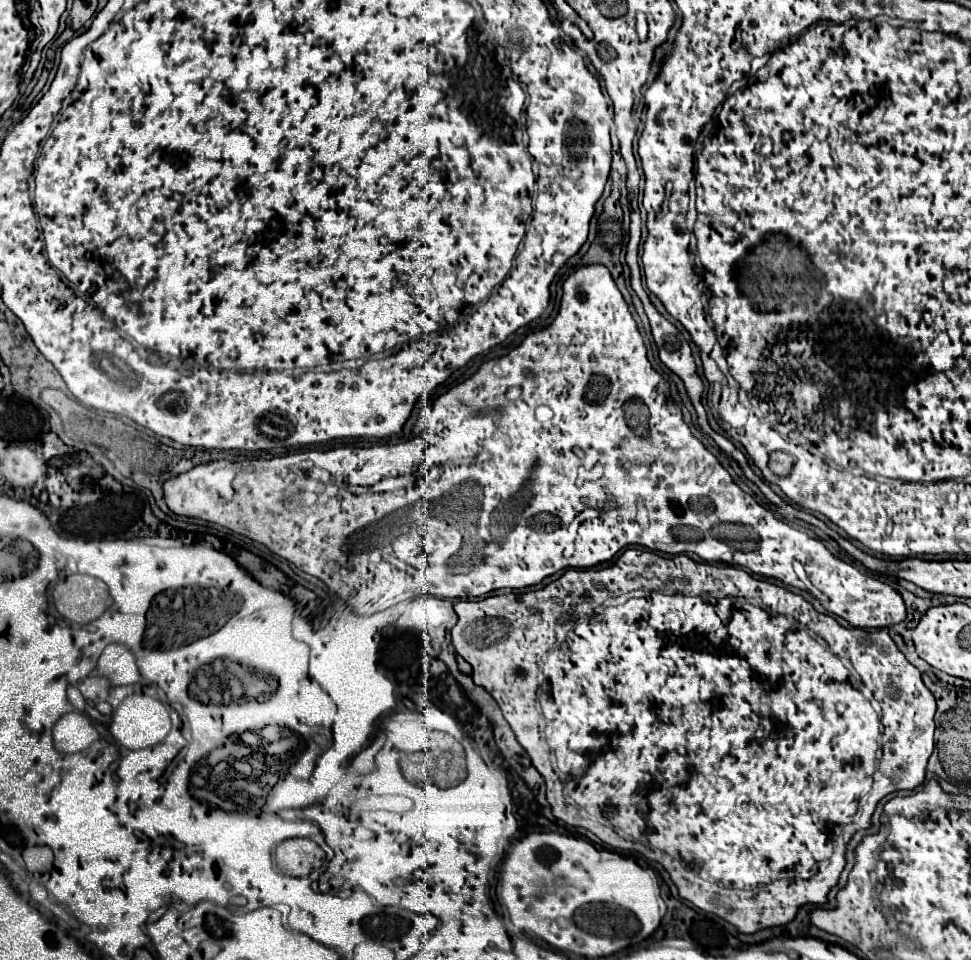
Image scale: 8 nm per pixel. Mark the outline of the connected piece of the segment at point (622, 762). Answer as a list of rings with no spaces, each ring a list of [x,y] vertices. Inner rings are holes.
[[[628,549],[628,551],[624,551],[624,555],[622,555],[622,557],[620,557],[620,559],[618,559],[618,561],[616,561],[616,565],[614,565],[614,569],[610,569],[610,571],[612,571],[612,573],[614,573],[614,575],[616,575],[616,577],[618,577],[618,581],[630,581],[630,579],[642,579],[642,581],[640,581],[640,585],[646,585],[646,581],[644,581],[644,579],[646,579],[646,575],[648,575],[648,581],[652,581],[652,577],[650,577],[650,575],[662,575],[662,577],[660,577],[660,581],[662,581],[662,585],[668,585],[668,581],[676,581],[676,585],[682,585],[682,581],[686,581],[686,585],[690,585],[690,587],[692,587],[692,589],[714,589],[714,591],[718,591],[718,593],[714,593],[714,591],[712,591],[712,593],[704,593],[704,595],[686,595],[686,593],[672,593],[672,591],[652,591],[652,593],[650,593],[650,595],[646,595],[646,597],[644,597],[644,599],[628,599],[628,601],[626,601],[626,603],[624,603],[624,605],[618,605],[618,607],[612,607],[612,605],[608,605],[608,607],[606,607],[606,609],[604,609],[604,611],[602,611],[602,613],[600,613],[600,615],[592,615],[592,611],[594,611],[594,571],[580,571],[580,569],[568,569],[568,571],[566,571],[566,573],[564,573],[564,575],[562,575],[562,577],[560,577],[560,579],[556,579],[556,581],[552,581],[552,583],[548,583],[548,585],[546,585],[546,587],[544,587],[544,589],[538,589],[538,591],[530,591],[530,593],[504,593],[504,595],[494,595],[494,597],[486,597],[486,599],[476,599],[476,601],[458,601],[458,603],[456,603],[456,605],[454,605],[454,611],[456,611],[456,615],[458,615],[458,623],[456,623],[456,625],[454,625],[454,629],[452,629],[452,643],[454,643],[454,647],[456,647],[456,653],[458,653],[458,655],[462,655],[462,657],[464,657],[464,659],[466,659],[466,661],[468,661],[468,663],[470,663],[470,665],[472,665],[472,677],[474,677],[474,681],[476,681],[476,683],[478,683],[478,685],[482,685],[482,687],[484,687],[484,689],[488,689],[488,691],[490,691],[490,693],[492,693],[492,697],[494,697],[494,699],[496,699],[496,701],[498,701],[498,705],[500,705],[500,709],[502,709],[502,713],[504,713],[504,717],[506,717],[506,721],[508,721],[508,723],[510,723],[510,727],[512,727],[512,729],[514,729],[514,733],[516,733],[516,739],[518,739],[518,741],[520,741],[520,745],[522,745],[522,747],[524,747],[524,749],[526,749],[526,751],[528,751],[528,755],[530,755],[530,759],[532,759],[532,763],[534,763],[534,767],[536,767],[536,769],[538,769],[538,771],[540,771],[540,773],[542,773],[542,775],[544,775],[544,779],[546,779],[546,797],[548,797],[548,803],[550,803],[550,805],[552,805],[552,811],[554,811],[554,815],[556,815],[556,817],[558,817],[558,819],[562,819],[562,821],[564,821],[564,823],[568,823],[568,825],[576,825],[576,827],[584,827],[584,829],[588,829],[588,831],[592,831],[592,833],[594,833],[594,835],[598,835],[598,837],[600,837],[600,839],[602,839],[602,841],[604,841],[604,843],[606,843],[606,845],[610,845],[610,847],[614,847],[614,849],[634,849],[634,851],[640,851],[640,853],[642,853],[642,855],[646,855],[646,857],[648,857],[648,859],[652,859],[652,861],[658,861],[658,863],[662,863],[662,865],[664,865],[664,867],[666,867],[666,871],[668,871],[668,873],[670,873],[670,877],[672,877],[672,881],[674,881],[674,883],[676,883],[676,887],[678,887],[678,891],[680,891],[680,897],[684,897],[684,899],[688,899],[688,901],[690,901],[690,903],[692,903],[692,905],[696,905],[696,907],[698,907],[698,909],[702,909],[702,911],[708,911],[708,913],[714,913],[714,915],[718,915],[718,917],[722,917],[722,919],[724,919],[724,921],[728,921],[728,923],[732,923],[732,925],[734,925],[734,927],[736,927],[736,929],[738,929],[738,931],[740,931],[740,933],[756,933],[756,931],[760,931],[760,929],[766,929],[766,927],[776,927],[776,925],[784,925],[784,923],[788,923],[788,921],[792,921],[792,919],[794,919],[794,915],[796,915],[796,911],[798,911],[798,907],[800,907],[800,905],[806,905],[806,903],[812,903],[812,905],[822,905],[822,903],[826,903],[826,895],[828,895],[828,891],[830,891],[830,887],[834,887],[834,885],[836,885],[836,881],[838,881],[838,875],[840,875],[840,873],[842,873],[842,869],[844,869],[844,847],[846,847],[846,843],[848,843],[848,839],[850,839],[850,837],[852,837],[852,835],[854,835],[854,833],[856,833],[856,831],[858,831],[858,829],[866,829],[866,827],[868,827],[868,825],[870,825],[870,817],[872,817],[872,813],[874,813],[874,807],[876,807],[876,805],[878,805],[878,801],[880,801],[880,799],[882,799],[882,797],[886,797],[886,795],[888,795],[888,793],[892,793],[892,791],[902,791],[902,789],[914,789],[914,787],[918,787],[918,785],[920,785],[920,783],[922,783],[922,781],[924,781],[924,775],[926,775],[926,763],[928,763],[928,759],[930,759],[930,755],[932,755],[932,747],[934,747],[934,713],[936,713],[936,701],[934,701],[934,695],[932,695],[932,693],[930,693],[930,691],[928,691],[928,689],[926,689],[926,685],[924,685],[924,683],[922,683],[922,675],[920,675],[920,671],[918,671],[918,669],[916,669],[916,667],[914,667],[914,665],[912,665],[912,663],[908,663],[908,661],[906,661],[906,657],[904,657],[904,655],[902,655],[902,651],[900,651],[900,649],[898,649],[898,647],[896,647],[896,643],[894,643],[894,641],[892,641],[892,637],[890,637],[890,635],[888,635],[888,633],[886,633],[886,631],[866,631],[866,629],[854,629],[854,627],[842,627],[842,625],[840,625],[840,623],[838,623],[838,621],[836,621],[836,619],[834,619],[834,617],[830,617],[830,615],[822,615],[822,613],[816,613],[816,611],[814,611],[814,607],[812,607],[812,605],[810,605],[810,603],[808,603],[808,601],[806,601],[806,599],[804,599],[804,597],[800,597],[800,595],[796,595],[796,593],[792,593],[792,591],[788,591],[788,589],[786,589],[786,587],[778,587],[778,585],[772,585],[772,583],[768,583],[768,581],[760,581],[760,579],[756,579],[756,577],[752,577],[752,575],[750,575],[750,573],[746,573],[746,570],[744,570],[744,569],[742,569],[742,568],[740,568],[740,567],[736,567],[736,566],[734,566],[734,565],[726,565],[726,566],[723,566],[723,567],[716,567],[716,565],[712,565],[712,564],[710,564],[710,563],[707,563],[707,562],[701,562],[701,563],[698,563],[698,561],[694,561],[694,559],[690,559],[690,557],[688,557],[688,555],[686,555],[686,554],[684,554],[684,553],[683,553],[683,554],[679,554],[679,555],[674,555],[674,557],[660,557],[660,555],[656,555],[656,553],[652,553],[652,551],[644,551],[644,549]],[[570,621],[574,621],[574,625],[570,625],[570,629],[564,629],[564,625],[566,625],[566,623],[570,623]],[[574,627],[584,627],[584,631],[592,631],[592,633],[584,633],[584,635],[594,635],[594,639],[586,639],[586,637],[584,637],[584,639],[578,639],[578,643],[582,643],[582,645],[584,645],[584,643],[586,643],[586,645],[588,645],[588,643],[592,643],[592,645],[594,645],[594,647],[592,647],[592,653],[590,653],[590,655],[594,655],[594,657],[592,657],[592,659],[582,659],[582,657],[576,657],[576,655],[574,655],[574,651],[572,651],[572,643],[574,643],[574,641],[572,641],[572,637],[574,637],[574,635],[572,635],[572,629],[574,629]],[[560,631],[564,631],[564,637],[558,637],[558,643],[556,643],[556,635],[558,635],[558,633],[560,633]],[[550,649],[552,649],[552,653],[558,653],[558,663],[560,663],[560,667],[562,667],[562,669],[558,669],[558,663],[546,663],[546,653],[548,653],[548,651],[550,651]],[[840,655],[842,655],[842,657],[848,657],[848,659],[850,659],[850,663],[852,663],[852,665],[854,665],[854,669],[858,669],[858,675],[860,675],[860,677],[862,677],[862,683],[864,683],[864,685],[866,685],[866,687],[868,687],[868,689],[870,689],[870,691],[872,691],[872,693],[874,693],[874,697],[876,697],[876,701],[878,701],[878,705],[880,705],[880,709],[878,709],[878,713],[874,713],[874,707],[872,707],[872,705],[870,705],[870,701],[866,701],[866,697],[862,697],[862,691],[860,691],[860,689],[854,689],[854,681],[850,681],[850,669],[846,669],[846,661],[842,661],[842,657],[840,657]],[[880,725],[884,725],[884,735],[882,735],[882,753],[884,753],[884,755],[882,755],[882,761],[880,761],[880,765],[878,765],[878,761],[876,761],[876,749],[878,749],[878,737],[880,737]],[[688,743],[696,743],[696,745],[698,745],[698,753],[696,753],[696,757],[694,757],[694,759],[692,759],[692,757],[690,757],[690,753],[688,753]],[[876,767],[878,767],[878,771],[880,771],[880,777],[878,777],[878,779],[876,779],[876,781],[874,781],[874,771],[876,771]],[[604,823],[610,823],[610,825],[614,825],[614,827],[616,827],[616,829],[622,829],[622,831],[624,831],[624,833],[628,833],[628,834],[627,834],[627,836],[628,836],[628,835],[630,835],[630,836],[628,836],[628,837],[625,837],[625,838],[627,838],[627,839],[628,839],[628,840],[629,840],[629,839],[631,839],[631,837],[632,837],[632,839],[634,839],[634,841],[626,841],[626,839],[622,839],[622,837],[620,837],[620,835],[618,835],[618,833],[616,833],[616,831],[614,831],[614,829],[612,829],[612,827],[610,827],[610,825],[604,825]],[[672,855],[674,855],[674,857],[676,857],[676,855],[680,855],[680,857],[682,857],[682,859],[684,859],[684,861],[686,861],[686,863],[690,863],[690,865],[696,865],[696,867],[698,867],[698,869],[700,869],[700,873],[706,873],[706,875],[708,875],[708,877],[710,877],[710,879],[712,879],[712,881],[716,881],[716,883],[718,883],[718,885],[724,885],[724,887],[732,887],[732,889],[724,889],[724,887],[722,887],[722,889],[714,889],[714,891],[712,891],[712,887],[710,887],[710,885],[700,885],[700,875],[698,875],[698,873],[696,873],[696,871],[692,871],[692,869],[690,869],[690,867],[686,867],[686,865],[684,865],[684,863],[676,863],[676,859],[674,859],[674,857],[672,857]],[[810,857],[822,857],[822,861],[818,861],[818,863],[814,863],[814,865],[816,865],[816,867],[814,867],[814,869],[812,869],[812,871],[810,871],[810,873],[808,873],[808,879],[800,879],[800,877],[804,877],[804,875],[802,875],[802,873],[798,873],[798,871],[790,871],[790,869],[794,869],[794,865],[802,865],[802,861],[810,861]],[[770,873],[786,873],[786,879],[792,879],[792,881],[784,881],[784,885],[774,885],[774,887],[772,887],[772,889],[770,889],[770,891],[768,891],[768,889],[764,889],[764,887],[758,887],[758,885],[764,885],[764,881],[766,881],[766,883],[770,883]]]

